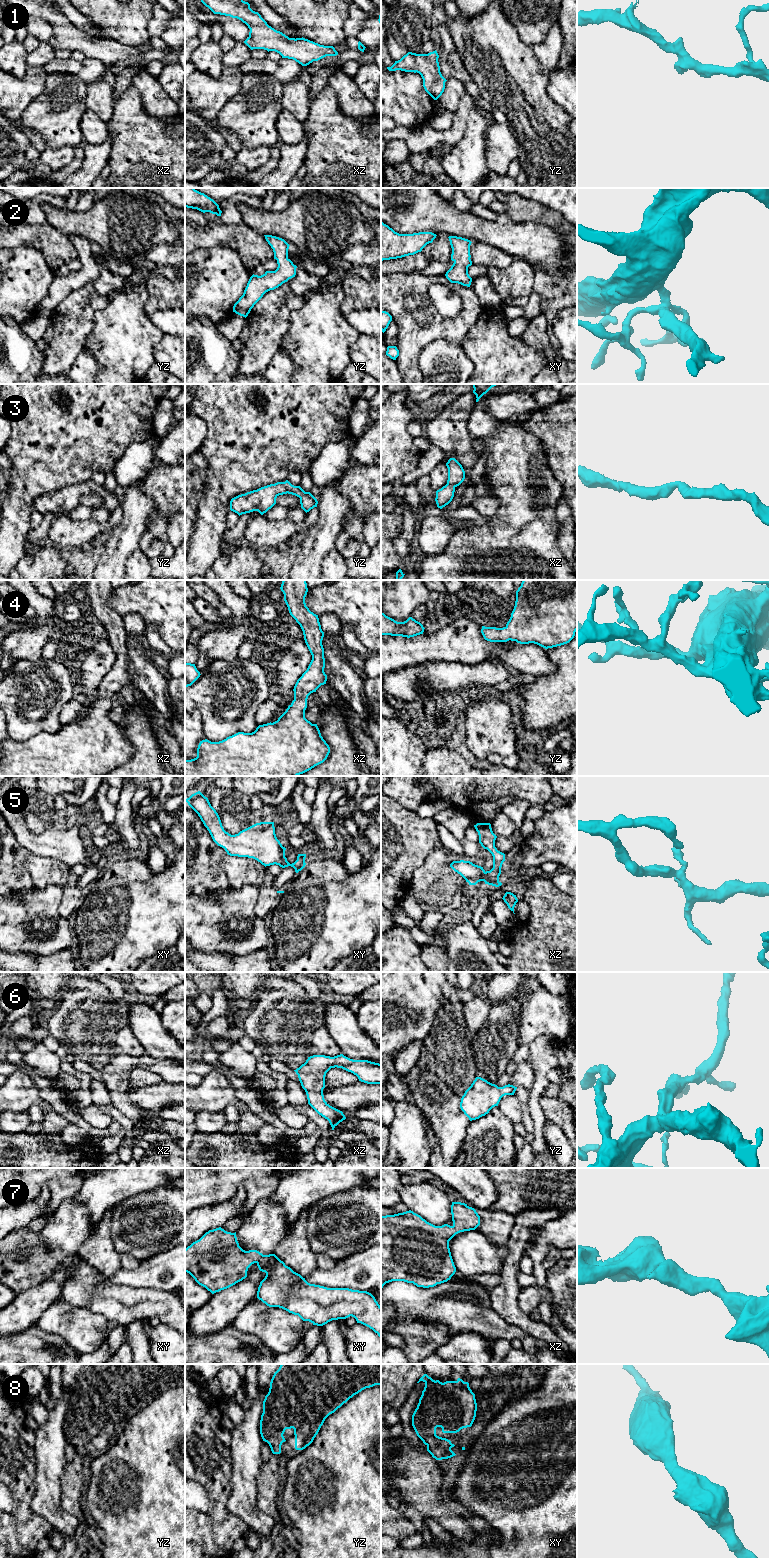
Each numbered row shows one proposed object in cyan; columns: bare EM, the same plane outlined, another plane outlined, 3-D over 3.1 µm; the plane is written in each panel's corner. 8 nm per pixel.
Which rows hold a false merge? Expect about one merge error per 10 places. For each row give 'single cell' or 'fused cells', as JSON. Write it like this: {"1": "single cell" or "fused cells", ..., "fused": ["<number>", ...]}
{"1": "single cell", "2": "single cell", "3": "single cell", "4": "single cell", "5": "single cell", "6": "single cell", "7": "single cell", "8": "single cell", "fused": []}

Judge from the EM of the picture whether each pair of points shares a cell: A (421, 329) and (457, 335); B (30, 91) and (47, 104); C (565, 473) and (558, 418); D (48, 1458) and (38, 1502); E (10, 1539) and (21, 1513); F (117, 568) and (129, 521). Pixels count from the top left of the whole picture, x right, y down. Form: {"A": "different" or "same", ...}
{"A": "same", "B": "different", "C": "same", "D": "same", "E": "same", "F": "same"}

